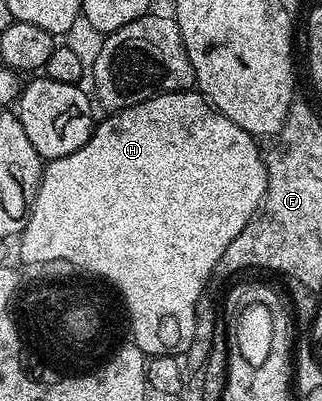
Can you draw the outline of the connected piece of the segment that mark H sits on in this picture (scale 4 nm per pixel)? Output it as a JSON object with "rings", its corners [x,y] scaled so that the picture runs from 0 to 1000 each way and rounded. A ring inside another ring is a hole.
{"rings":[[[590,222],[584,227],[534,227],[469,242],[441,257],[422,257],[404,267],[385,267],[379,277],[329,284],[292,314],[283,342],[233,382],[208,392],[155,397],[137,409],[127,429],[127,459],[112,471],[102,491],[102,511],[90,519],[90,544],[78,551],[78,566],[59,589],[65,603],[68,658],[143,656],[193,646],[220,661],[252,666],[283,678],[301,693],[326,698],[348,711],[363,733],[376,738],[385,773],[394,778],[404,818],[413,828],[413,848],[425,868],[472,890],[503,880],[537,880],[559,870],[584,868],[606,830],[606,781],[618,741],[640,733],[649,693],[665,693],[680,641],[705,623],[705,611],[755,581],[761,564],[786,549],[798,534],[811,504],[823,496],[829,471],[829,431],[823,429],[826,399],[817,377],[798,369],[801,349],[773,337],[730,302],[717,302],[702,287],[674,274],[621,227]]]}

